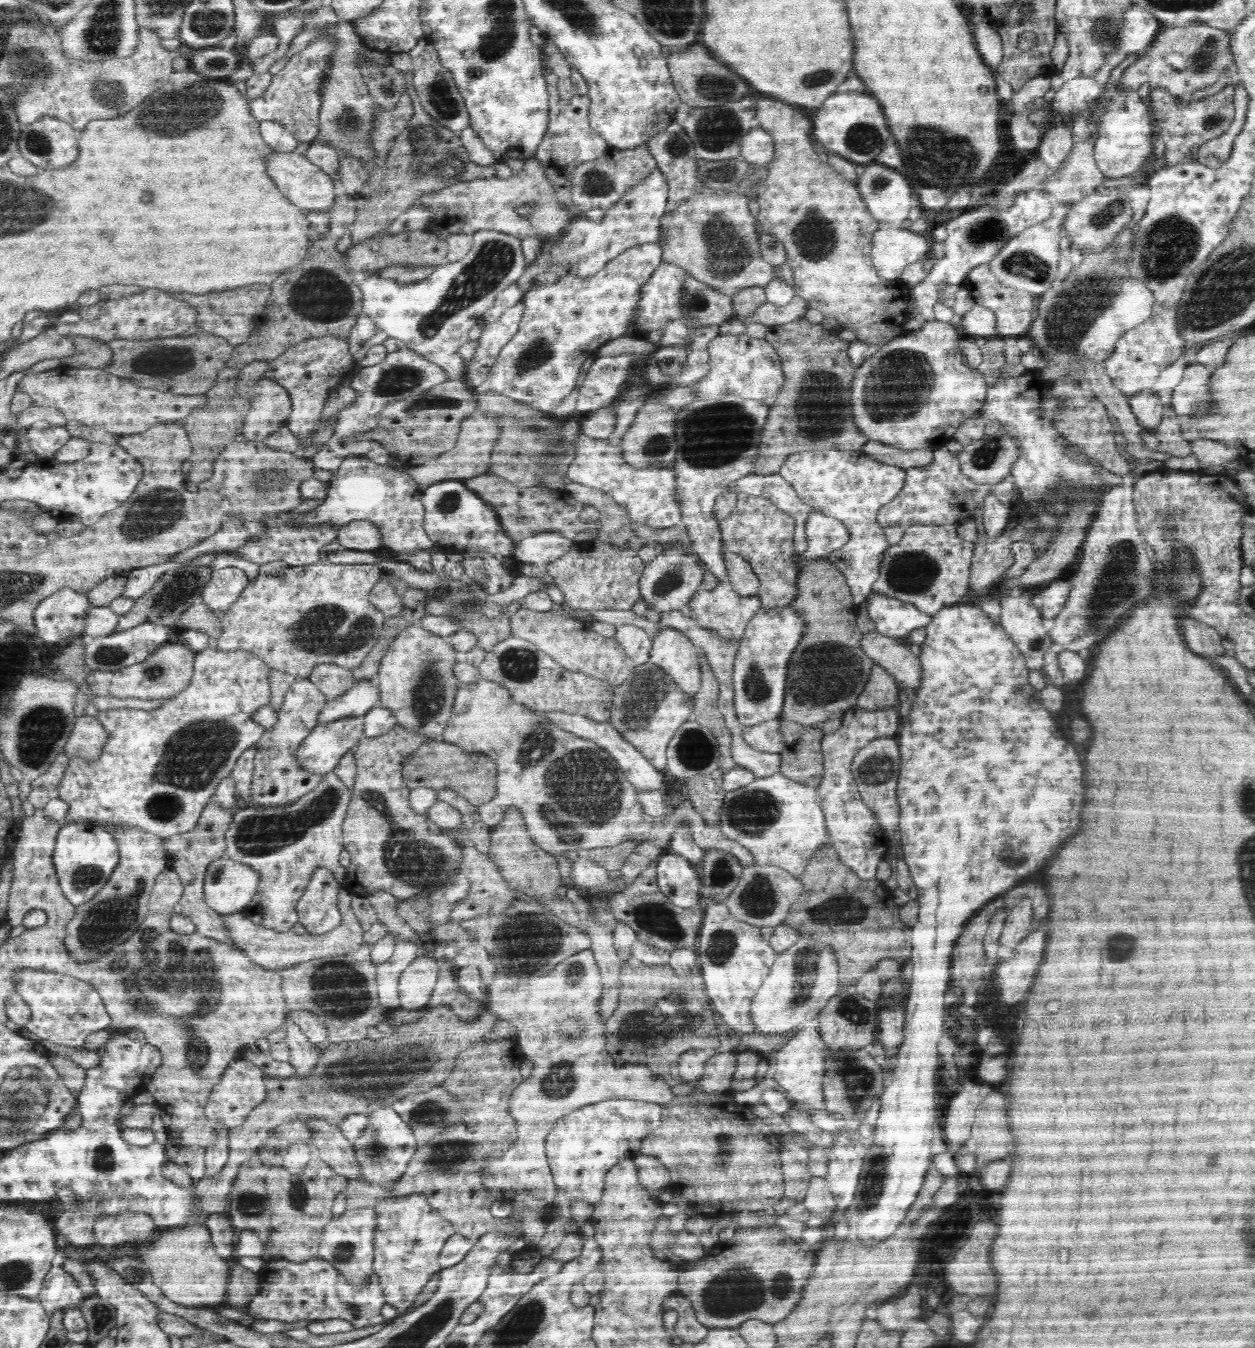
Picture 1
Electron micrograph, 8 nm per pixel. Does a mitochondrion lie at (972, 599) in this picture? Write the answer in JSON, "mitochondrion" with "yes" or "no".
{"mitochondrion":"no"}

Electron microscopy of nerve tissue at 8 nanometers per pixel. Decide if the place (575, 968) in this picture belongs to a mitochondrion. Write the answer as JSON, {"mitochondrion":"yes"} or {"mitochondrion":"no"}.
{"mitochondrion":"yes"}

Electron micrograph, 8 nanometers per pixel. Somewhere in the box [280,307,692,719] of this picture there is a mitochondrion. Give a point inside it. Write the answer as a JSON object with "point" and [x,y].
{"point":[325,629]}

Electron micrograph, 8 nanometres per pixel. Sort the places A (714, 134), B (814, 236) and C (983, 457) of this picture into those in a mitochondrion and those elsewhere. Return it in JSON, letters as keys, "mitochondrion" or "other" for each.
{"A":"mitochondrion","B":"mitochondrion","C":"mitochondrion"}

